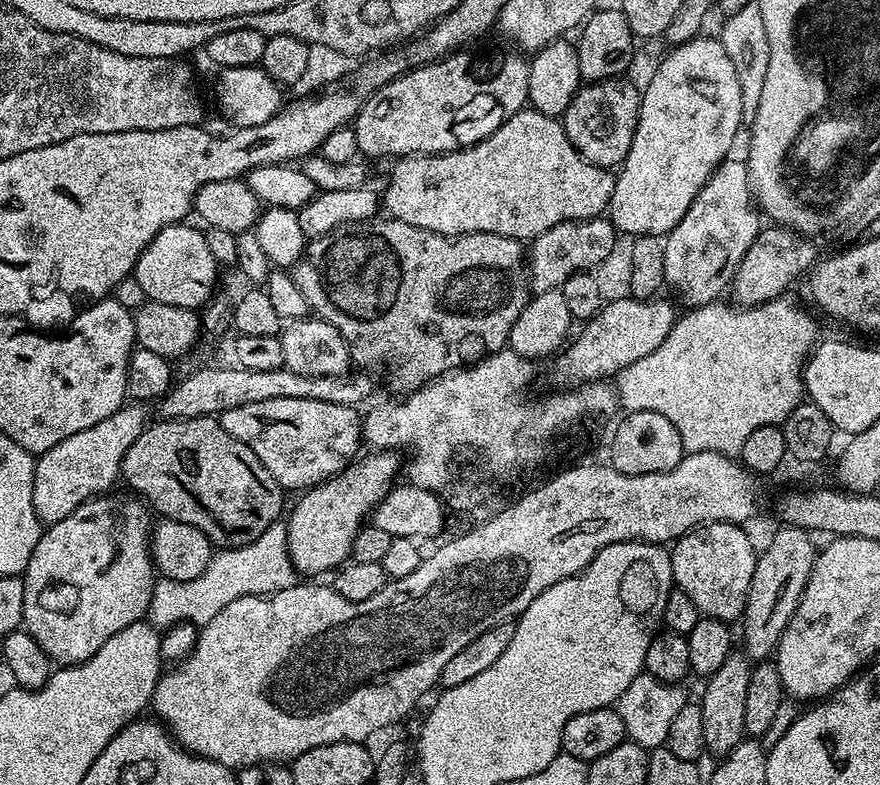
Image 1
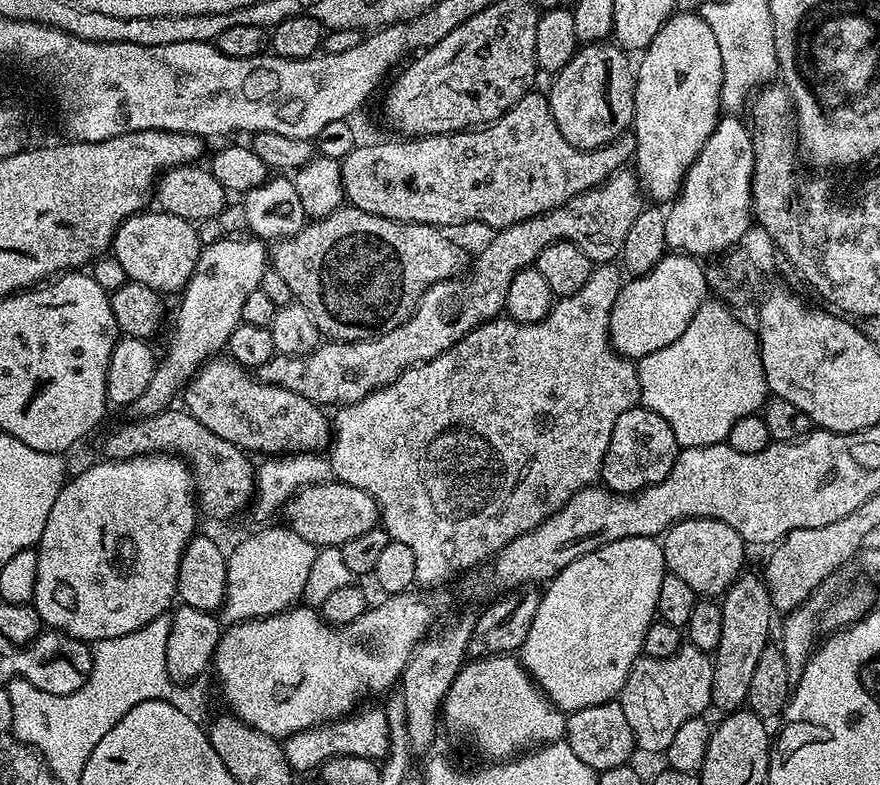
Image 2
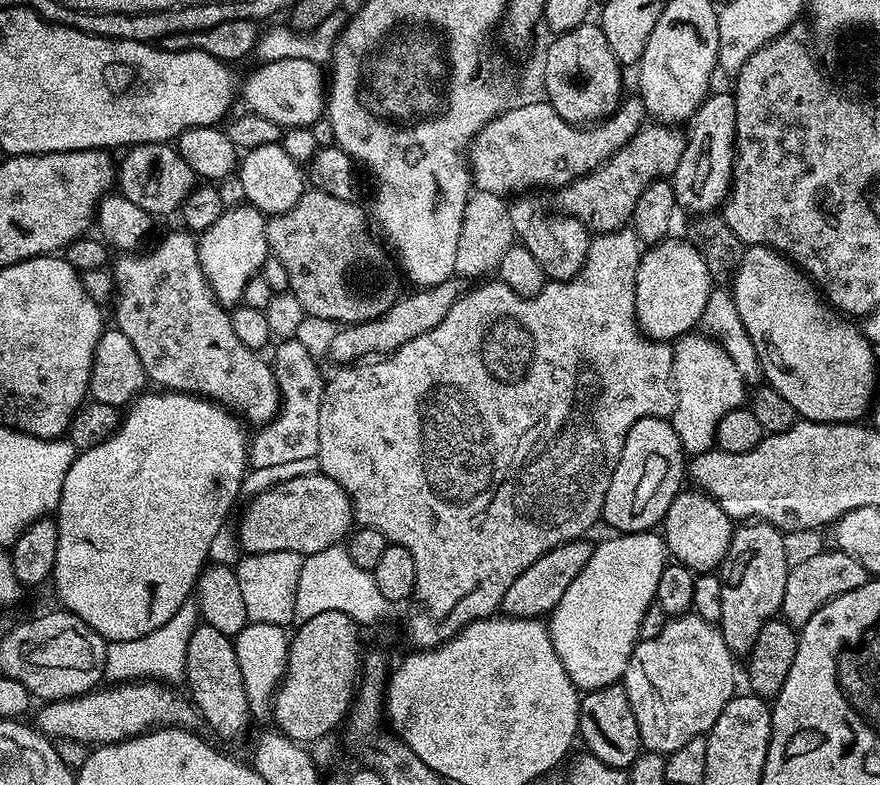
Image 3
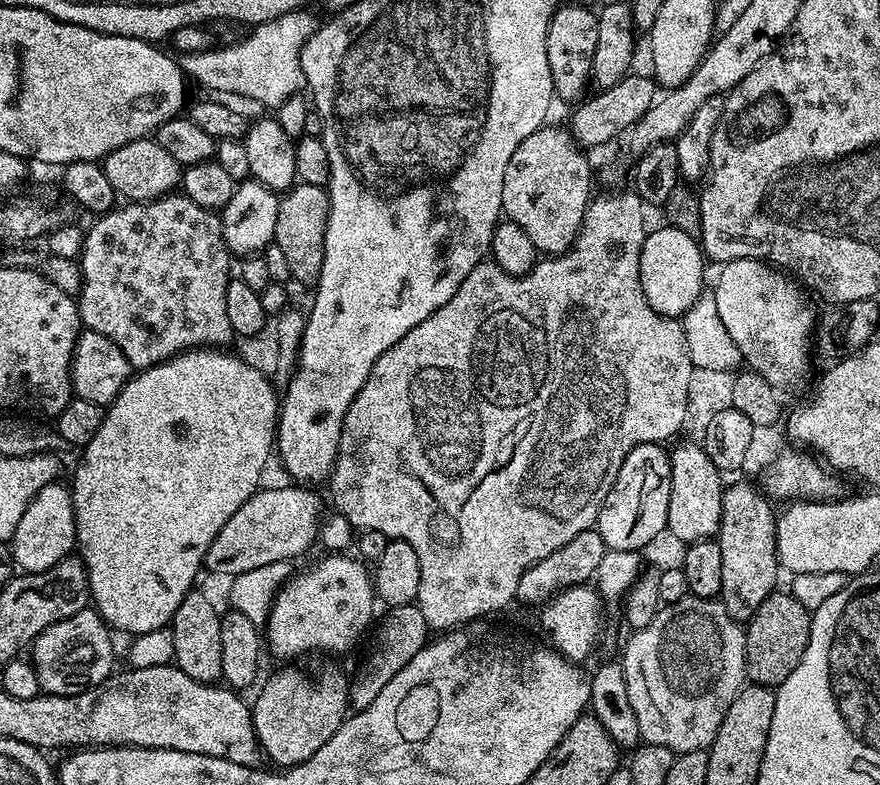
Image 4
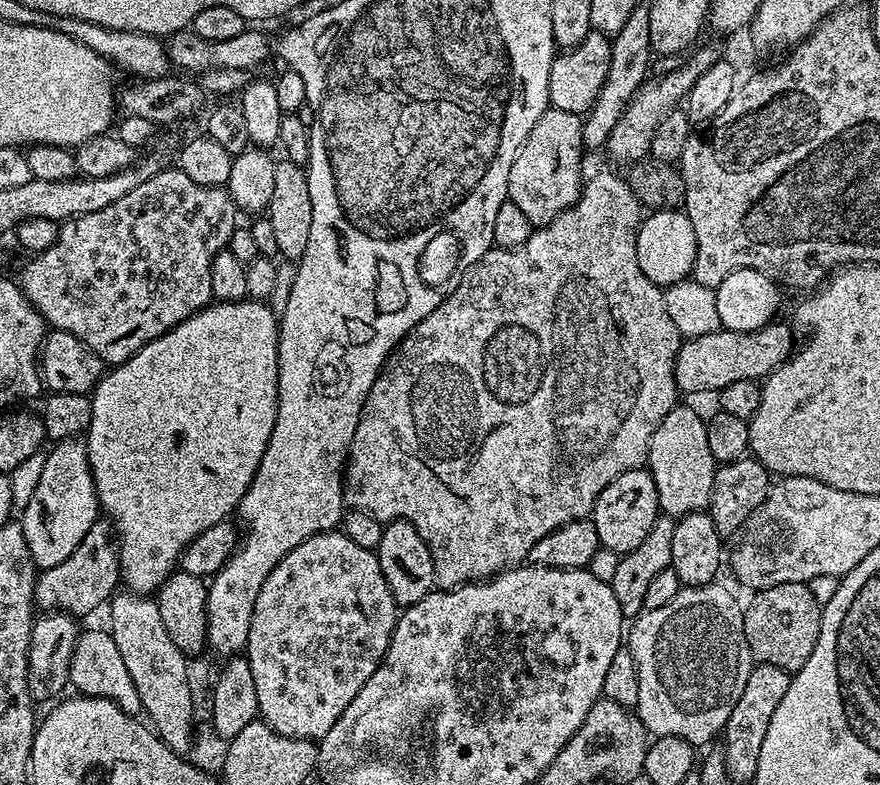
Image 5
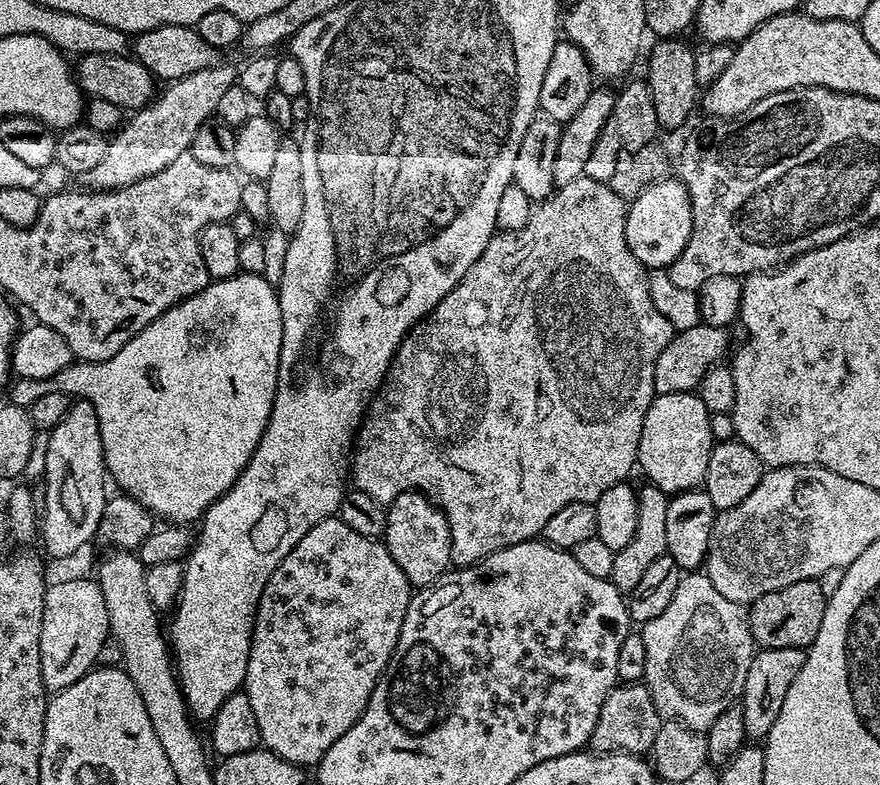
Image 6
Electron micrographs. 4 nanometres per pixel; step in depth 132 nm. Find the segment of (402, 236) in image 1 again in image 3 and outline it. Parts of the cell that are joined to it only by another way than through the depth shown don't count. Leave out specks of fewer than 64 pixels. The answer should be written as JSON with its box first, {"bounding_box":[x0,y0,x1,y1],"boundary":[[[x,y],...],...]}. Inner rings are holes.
{"bounding_box":[267,190,398,325],"boundary":[[[306,190],[290,210],[267,217],[268,251],[286,269],[290,277],[288,291],[302,302],[305,313],[316,320],[341,320],[341,325],[364,324],[389,312],[398,299],[396,280],[388,269],[389,253],[379,248],[364,229],[366,212],[352,200],[334,198],[325,192]]]}

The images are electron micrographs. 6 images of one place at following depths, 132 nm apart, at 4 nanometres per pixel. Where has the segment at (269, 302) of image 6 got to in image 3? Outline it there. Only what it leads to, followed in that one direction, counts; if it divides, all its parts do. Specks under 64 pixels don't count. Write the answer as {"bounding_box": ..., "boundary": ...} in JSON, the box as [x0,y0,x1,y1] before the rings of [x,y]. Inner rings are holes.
{"bounding_box":[50,390,250,642],"boundary":[[[160,390],[157,393],[157,396],[144,394],[133,400],[123,413],[120,427],[111,436],[107,436],[101,444],[95,444],[93,448],[83,449],[77,455],[70,470],[66,470],[66,482],[62,482],[60,504],[54,513],[58,530],[58,550],[50,584],[56,587],[56,596],[60,599],[59,607],[65,612],[72,612],[107,642],[130,642],[134,638],[142,638],[158,630],[163,624],[170,622],[174,614],[178,614],[178,606],[182,606],[182,602],[186,602],[193,595],[196,581],[209,563],[210,542],[214,541],[218,530],[226,525],[228,511],[235,506],[236,499],[241,499],[241,484],[250,468],[250,436],[249,433],[244,433],[245,425],[235,412],[205,400],[202,396],[189,396],[187,392]]]}

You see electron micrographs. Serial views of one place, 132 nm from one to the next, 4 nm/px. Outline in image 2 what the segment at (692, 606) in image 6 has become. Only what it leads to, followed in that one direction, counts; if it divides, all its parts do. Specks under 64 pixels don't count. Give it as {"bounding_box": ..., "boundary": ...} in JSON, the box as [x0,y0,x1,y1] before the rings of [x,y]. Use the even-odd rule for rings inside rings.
{"bounding_box":[618,643,714,753],"boundary":[[[685,643],[670,658],[650,658],[641,655],[630,670],[618,697],[626,722],[634,730],[637,749],[644,752],[667,753],[674,733],[695,716],[704,716],[712,704],[714,682],[713,657]]]}

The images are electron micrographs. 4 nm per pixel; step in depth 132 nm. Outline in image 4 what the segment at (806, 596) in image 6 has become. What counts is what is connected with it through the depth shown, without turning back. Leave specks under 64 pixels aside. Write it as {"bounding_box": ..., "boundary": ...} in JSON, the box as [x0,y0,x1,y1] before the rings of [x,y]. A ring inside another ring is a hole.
{"bounding_box":[744,590,812,689],"boundary":[[[777,590],[769,594],[754,610],[754,614],[746,622],[744,633],[744,667],[745,677],[753,684],[761,684],[770,689],[779,688],[786,678],[802,662],[802,654],[810,642],[810,626],[812,612],[792,596],[791,591]]]}

